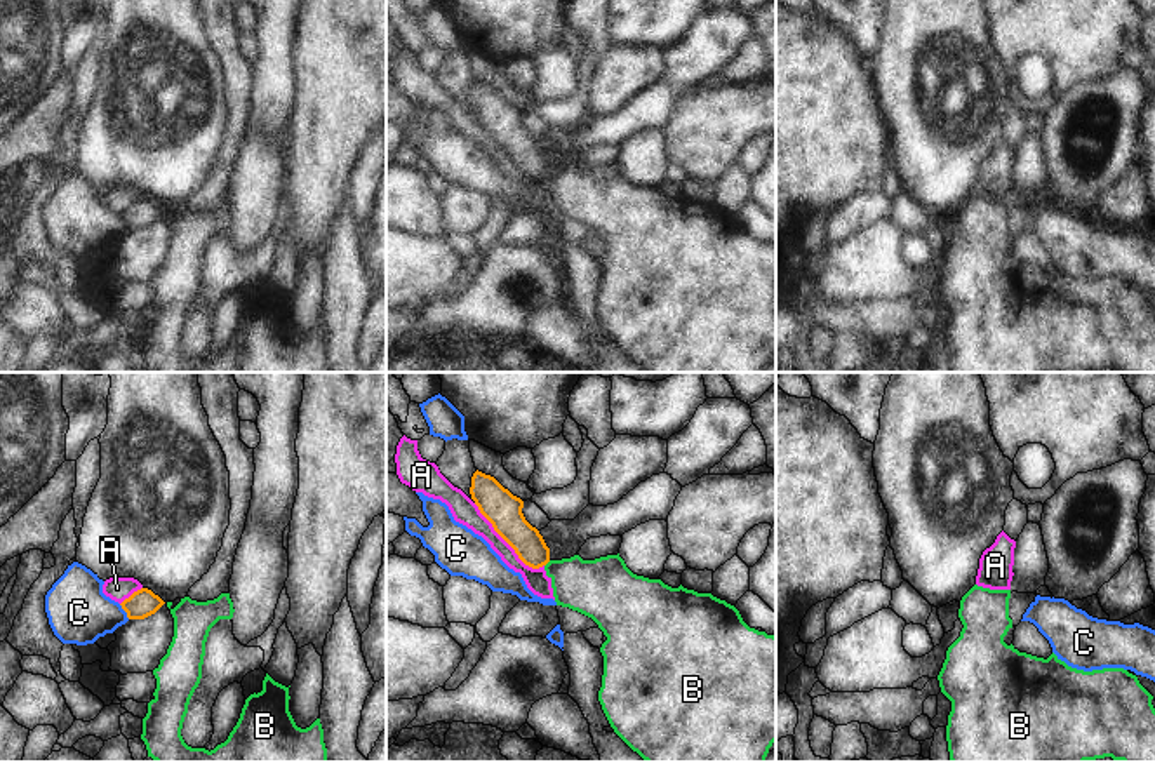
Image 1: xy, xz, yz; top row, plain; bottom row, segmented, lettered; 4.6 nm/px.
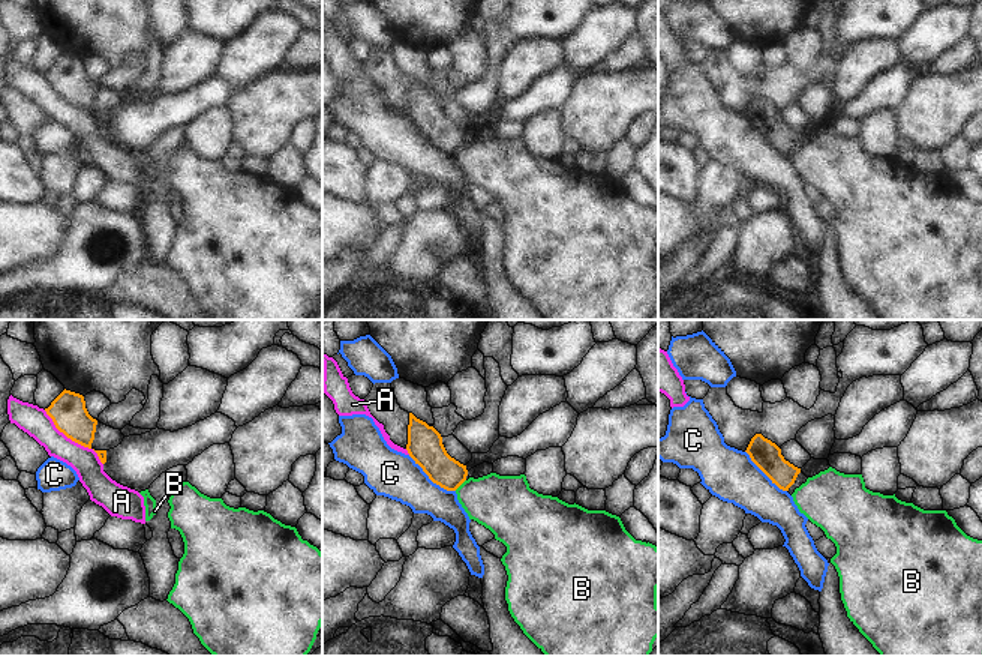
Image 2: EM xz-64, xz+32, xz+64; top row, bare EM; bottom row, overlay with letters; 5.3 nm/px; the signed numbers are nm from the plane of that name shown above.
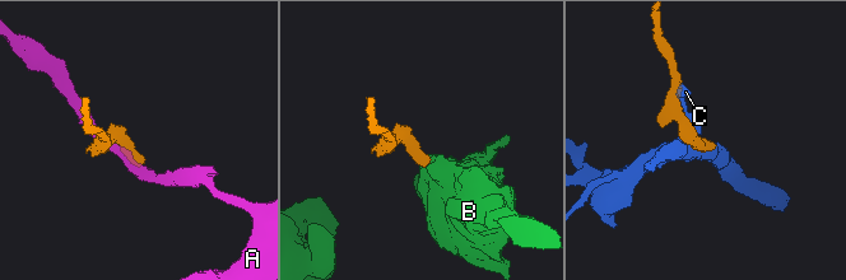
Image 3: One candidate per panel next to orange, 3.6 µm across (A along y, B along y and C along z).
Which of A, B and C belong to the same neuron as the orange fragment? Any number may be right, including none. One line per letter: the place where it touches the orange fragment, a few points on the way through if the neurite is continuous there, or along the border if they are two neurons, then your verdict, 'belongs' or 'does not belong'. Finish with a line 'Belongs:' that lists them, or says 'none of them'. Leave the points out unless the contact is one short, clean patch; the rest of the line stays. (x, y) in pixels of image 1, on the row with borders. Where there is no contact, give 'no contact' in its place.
A: meets orange in xz at (507, 541); does not belong
B: meets orange in xz at (547, 562); border along xz (550, 561), (545, 566); does not belong
C: meets orange in xy at (124, 609); does not belong
Belongs: none of them

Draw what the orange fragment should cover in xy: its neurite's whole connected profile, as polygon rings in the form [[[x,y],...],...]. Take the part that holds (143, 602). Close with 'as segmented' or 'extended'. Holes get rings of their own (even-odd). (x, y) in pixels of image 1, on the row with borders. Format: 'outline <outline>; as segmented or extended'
outline [[[148,588],[134,592],[120,605],[129,619],[144,619],[155,614],[165,602]]]; as segmented

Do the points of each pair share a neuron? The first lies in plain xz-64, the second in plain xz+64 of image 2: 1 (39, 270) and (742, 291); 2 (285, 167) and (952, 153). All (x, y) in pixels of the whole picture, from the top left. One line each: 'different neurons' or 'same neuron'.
1: different neurons
2: same neuron

